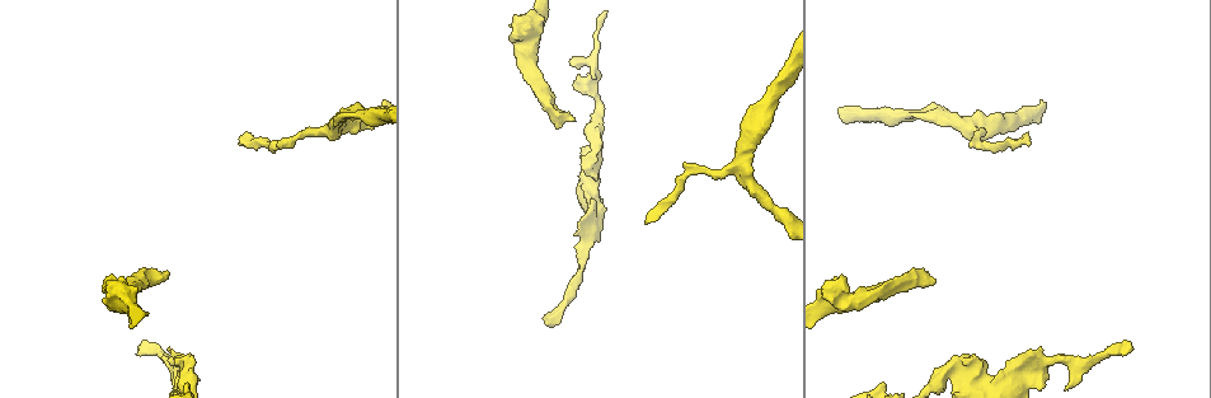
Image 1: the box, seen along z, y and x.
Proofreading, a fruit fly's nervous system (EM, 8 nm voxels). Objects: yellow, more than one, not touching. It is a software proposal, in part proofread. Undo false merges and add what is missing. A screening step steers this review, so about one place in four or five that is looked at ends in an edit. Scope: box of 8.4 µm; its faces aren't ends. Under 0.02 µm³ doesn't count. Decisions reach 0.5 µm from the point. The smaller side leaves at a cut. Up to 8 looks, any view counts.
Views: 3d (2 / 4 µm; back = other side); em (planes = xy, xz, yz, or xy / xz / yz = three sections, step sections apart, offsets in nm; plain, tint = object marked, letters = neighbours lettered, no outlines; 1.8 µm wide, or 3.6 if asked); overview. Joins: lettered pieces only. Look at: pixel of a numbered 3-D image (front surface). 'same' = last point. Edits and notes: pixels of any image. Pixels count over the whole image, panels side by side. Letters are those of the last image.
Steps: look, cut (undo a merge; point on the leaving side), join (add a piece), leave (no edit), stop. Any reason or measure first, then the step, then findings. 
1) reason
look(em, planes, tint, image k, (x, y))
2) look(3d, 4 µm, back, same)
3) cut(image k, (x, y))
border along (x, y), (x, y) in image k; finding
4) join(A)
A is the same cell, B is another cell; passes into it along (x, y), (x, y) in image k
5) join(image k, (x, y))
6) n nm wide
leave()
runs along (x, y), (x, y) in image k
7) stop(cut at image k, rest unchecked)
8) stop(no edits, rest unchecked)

an open end
look(em, xy, step 16, letters, image 1, (1030, 145))

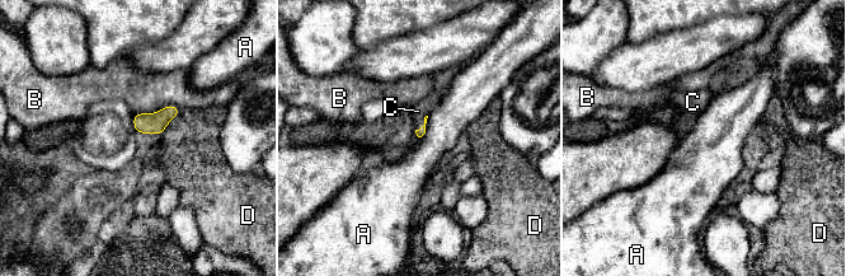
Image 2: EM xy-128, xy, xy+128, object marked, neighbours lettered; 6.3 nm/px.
B touches over 300 nm
join(C)
C is the same cell, A, B and D are other cells; passes into it along (419, 132), (424, 122), (418, 111) in image 2; the neuron continues

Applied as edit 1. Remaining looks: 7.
an open end
look(3d, 2 µm, back, image 1, (574, 121))

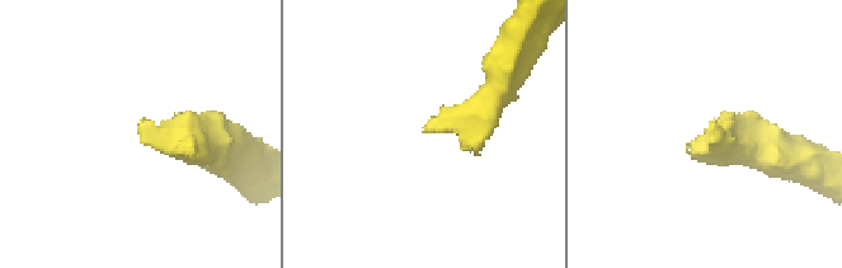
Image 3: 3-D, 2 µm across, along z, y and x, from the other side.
look(em, planes, plain, image 3, (710, 127))

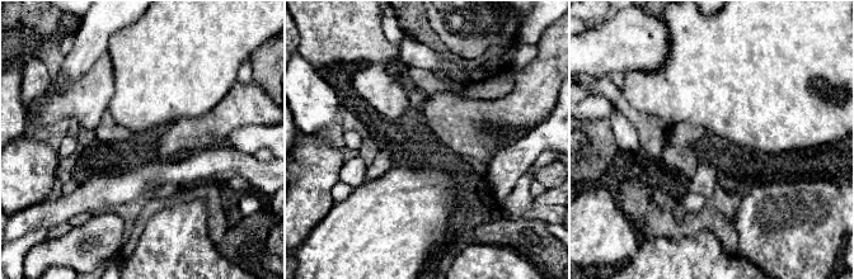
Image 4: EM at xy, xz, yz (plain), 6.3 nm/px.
what lies round it
look(em, planes, letters, same)

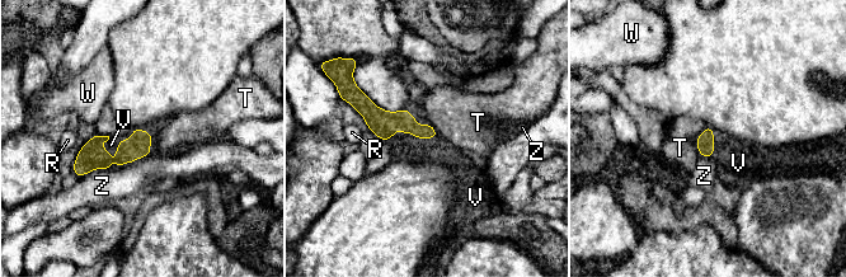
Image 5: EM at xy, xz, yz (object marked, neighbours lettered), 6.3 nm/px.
V touches over 280 nm
join(V)
V is the same cell, R, T, W and Z are other cells; passes into it along (92, 155), (117, 146), (111, 145) in image 5; the neuron continues

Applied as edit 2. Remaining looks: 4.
arms part here
look(em, planes, letters, image 1, (119, 296))

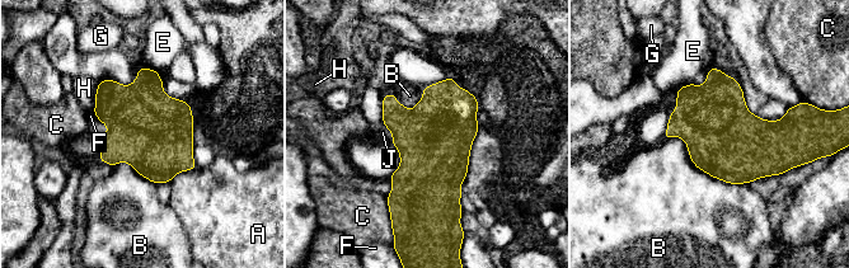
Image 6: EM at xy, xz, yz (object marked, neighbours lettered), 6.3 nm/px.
leave()
A, B, C, E, F, G, H and J are other cells; border along (664, 137), (747, 184) in image 6; continuous, no second neuron

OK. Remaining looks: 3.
stop(join at image 2, join at image 5, rest unchecked)

